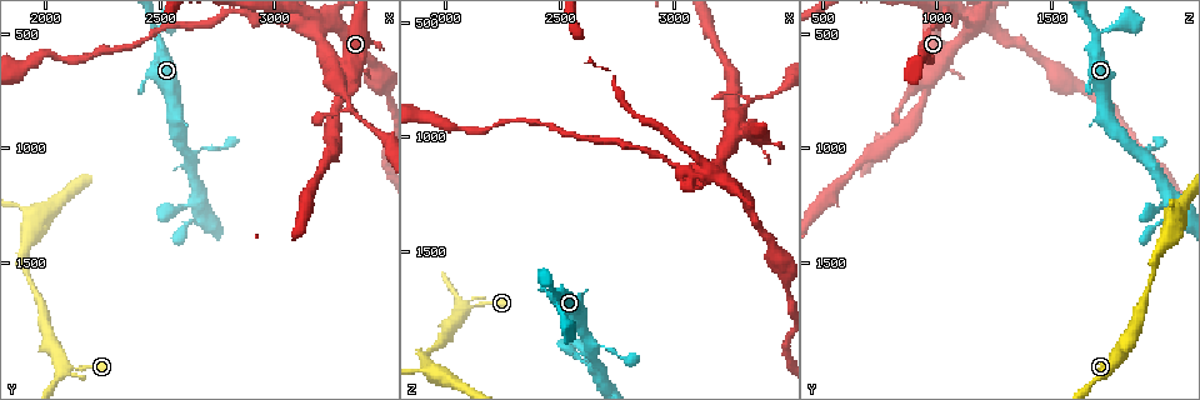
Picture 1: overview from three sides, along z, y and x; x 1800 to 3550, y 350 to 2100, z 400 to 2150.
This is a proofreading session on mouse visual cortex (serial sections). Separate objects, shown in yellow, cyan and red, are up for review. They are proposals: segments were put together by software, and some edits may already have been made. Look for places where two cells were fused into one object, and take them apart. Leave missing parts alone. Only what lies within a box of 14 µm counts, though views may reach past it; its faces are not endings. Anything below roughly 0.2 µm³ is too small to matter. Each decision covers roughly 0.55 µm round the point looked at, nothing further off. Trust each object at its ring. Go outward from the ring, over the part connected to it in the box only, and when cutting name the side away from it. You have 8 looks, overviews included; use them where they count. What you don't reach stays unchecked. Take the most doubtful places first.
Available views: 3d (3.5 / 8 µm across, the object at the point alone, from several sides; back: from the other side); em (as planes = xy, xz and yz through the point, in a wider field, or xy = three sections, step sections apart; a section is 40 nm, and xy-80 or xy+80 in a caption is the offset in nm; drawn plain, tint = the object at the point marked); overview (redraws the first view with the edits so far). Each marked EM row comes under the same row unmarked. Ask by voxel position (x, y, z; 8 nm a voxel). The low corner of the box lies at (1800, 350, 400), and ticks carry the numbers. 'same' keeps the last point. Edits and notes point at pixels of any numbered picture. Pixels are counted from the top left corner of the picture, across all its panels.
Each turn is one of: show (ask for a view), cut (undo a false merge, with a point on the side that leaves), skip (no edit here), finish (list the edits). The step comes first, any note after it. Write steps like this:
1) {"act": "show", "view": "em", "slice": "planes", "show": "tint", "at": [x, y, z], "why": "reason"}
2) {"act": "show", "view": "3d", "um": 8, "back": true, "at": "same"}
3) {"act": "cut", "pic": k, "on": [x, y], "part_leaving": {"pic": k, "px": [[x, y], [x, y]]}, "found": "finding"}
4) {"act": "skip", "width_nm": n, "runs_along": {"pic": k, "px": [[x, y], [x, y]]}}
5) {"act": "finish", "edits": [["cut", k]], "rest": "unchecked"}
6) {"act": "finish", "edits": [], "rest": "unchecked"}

{"act": "show", "view": "3d", "um": 3.5, "back": true, "at": [3270, 700, 940]}

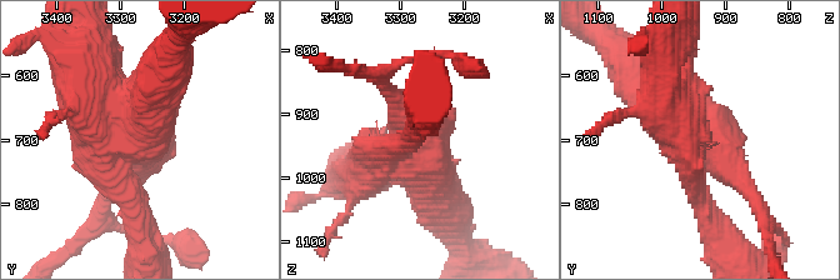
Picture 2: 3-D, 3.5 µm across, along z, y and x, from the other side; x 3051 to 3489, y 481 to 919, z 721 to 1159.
{"act": "show", "view": "em", "slice": "xy", "step": 2, "show": "tint", "at": "same", "arm_widths_nm": [250, 600]}

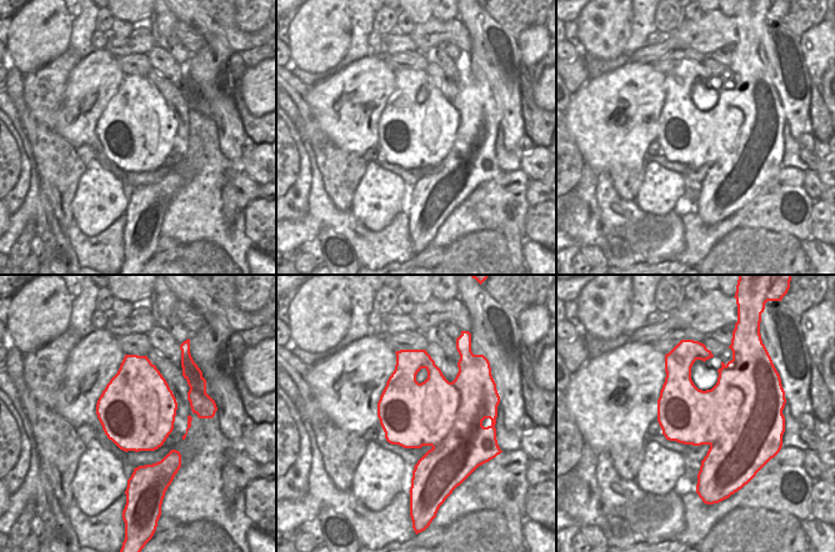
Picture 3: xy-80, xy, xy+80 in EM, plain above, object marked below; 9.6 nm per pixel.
{"act": "show", "view": "em", "slice": "xy", "step": 1, "show": "tint", "at": "same"}

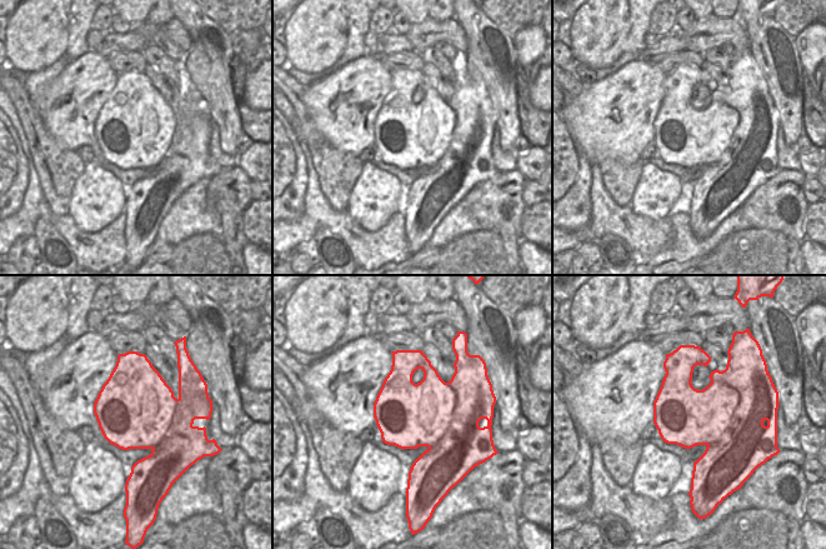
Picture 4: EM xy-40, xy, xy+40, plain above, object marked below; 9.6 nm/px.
{"act": "cut", "pic": 2, "on": [141, 101], "border": {"pic": 4, "px": [[721, 372], [734, 412], [707, 445]]}, "found": "two cells meet here"}

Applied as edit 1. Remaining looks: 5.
{"act": "show", "view": "3d", "um": 3.5, "back": true, "at": [2100, 1950, 1760], "why": "sudden change in width"}

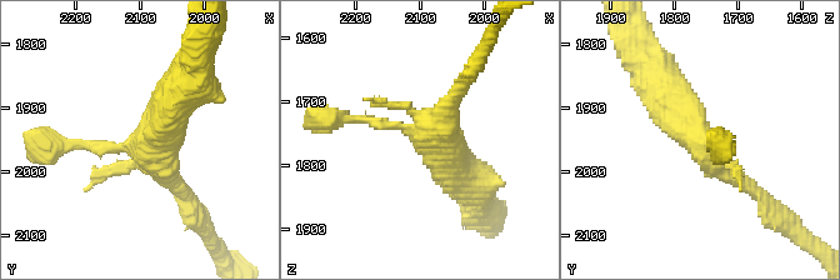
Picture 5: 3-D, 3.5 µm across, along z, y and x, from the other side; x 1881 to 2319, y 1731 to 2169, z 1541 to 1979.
{"act": "show", "view": "em", "slice": "xy", "step": 1, "show": "tint", "at": [2095, 1965, 1750], "why": "need the tissue"}

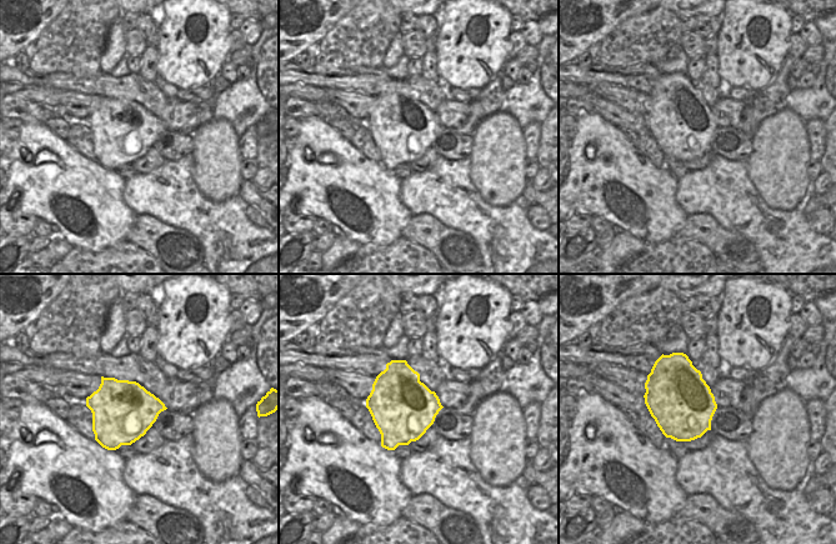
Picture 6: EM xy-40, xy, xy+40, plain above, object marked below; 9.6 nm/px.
{"act": "skip", "runs_along": {"pic": 5, "px": [[341, 119], [418, 131], [464, 176]]}, "found": "continuous, no second cell"}

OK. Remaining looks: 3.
{"act": "show", "view": "3d", "um": 3.5, "at": [2480, 510, 1690], "why": "side arm on a straight run"}

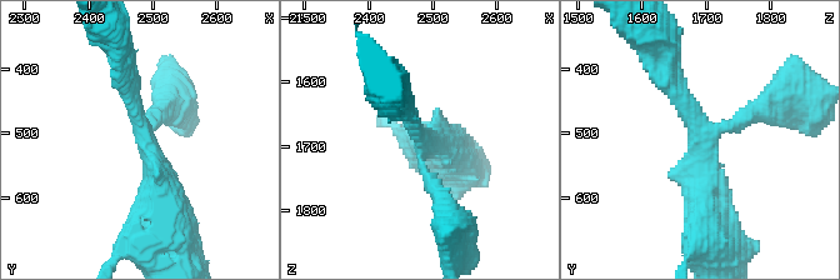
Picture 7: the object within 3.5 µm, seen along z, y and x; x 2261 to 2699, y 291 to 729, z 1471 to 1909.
{"act": "show", "view": "em", "slice": "xy", "step": 1, "show": "tint", "at": [2495, 515, 1695]}

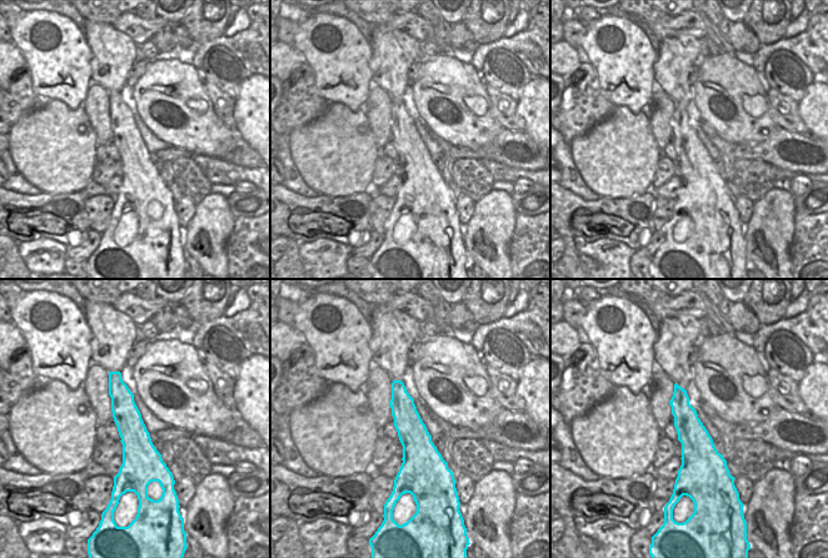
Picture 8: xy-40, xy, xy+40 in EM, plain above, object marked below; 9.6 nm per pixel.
{"act": "skip", "arms": 3, "arm_widths_nm": [200, 250, 350], "runs_along": {"pic": 8, "px": [[111, 374], [130, 426], [123, 473]]}, "found": "continuous, no second cell"}

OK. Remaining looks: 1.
{"act": "finish", "edits": [["cut", 2]], "rest": "unchecked"}

